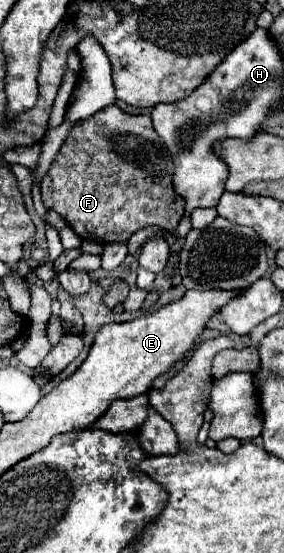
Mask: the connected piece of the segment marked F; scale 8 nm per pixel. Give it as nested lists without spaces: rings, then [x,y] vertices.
[[[109,105],[71,129],[63,147],[55,155],[55,161],[51,163],[45,179],[41,179],[41,199],[43,205],[49,211],[59,213],[83,241],[97,241],[105,245],[127,241],[143,227],[173,231],[185,213],[185,201],[175,195],[171,179],[173,159],[169,149],[155,133],[151,117],[129,115],[123,113],[117,105]]]

